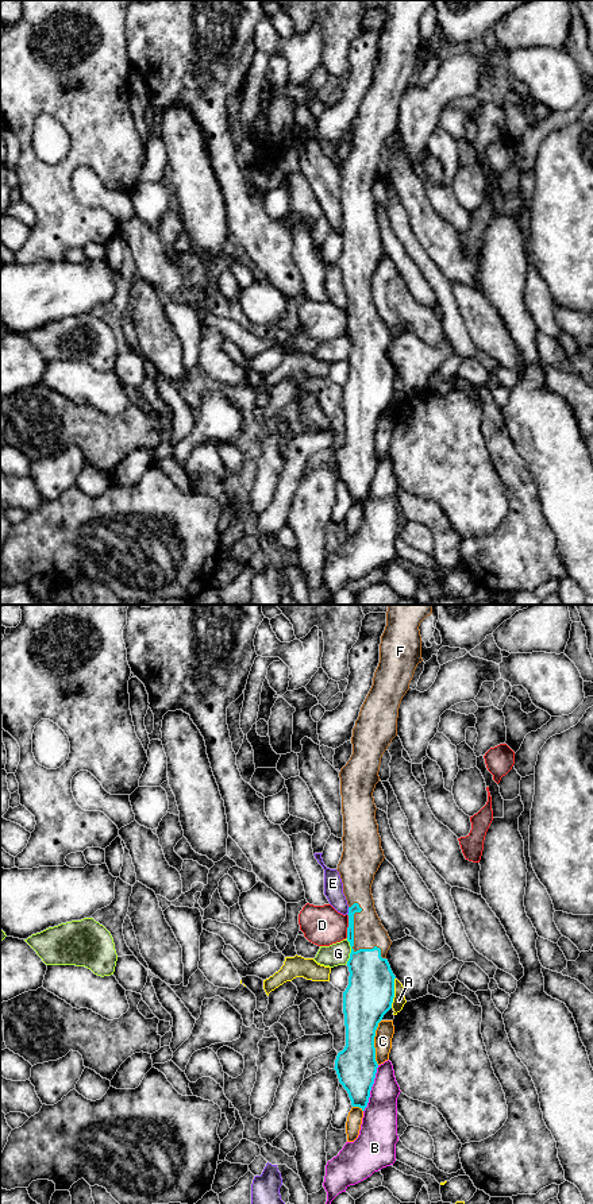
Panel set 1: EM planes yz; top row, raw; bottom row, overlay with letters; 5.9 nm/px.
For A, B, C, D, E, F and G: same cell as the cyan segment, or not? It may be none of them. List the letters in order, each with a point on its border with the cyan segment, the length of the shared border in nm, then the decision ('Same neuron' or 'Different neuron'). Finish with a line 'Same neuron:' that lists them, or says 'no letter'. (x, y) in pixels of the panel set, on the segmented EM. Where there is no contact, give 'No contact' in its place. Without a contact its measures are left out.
A: Touches cyan at yz (393, 992). Shared border 190 nm. Different neuron
B: Touches cyan at yz (370, 1088). Shared border 300 nm. Different neuron
C: Touches cyan at yz (373, 1042). Shared border 280 nm. Different neuron
D: Touches cyan at yz (349, 926). Shared border 140 nm. Different neuron
E: Touches cyan at yz (349, 911). Shared border 50 nm. Different neuron
F: Touches cyan at yz (353, 942). Shared border 400 nm. Same neuron
G: Touches cyan at yz (351, 950). Shared border 150 nm. Different neuron
Same neuron: F

